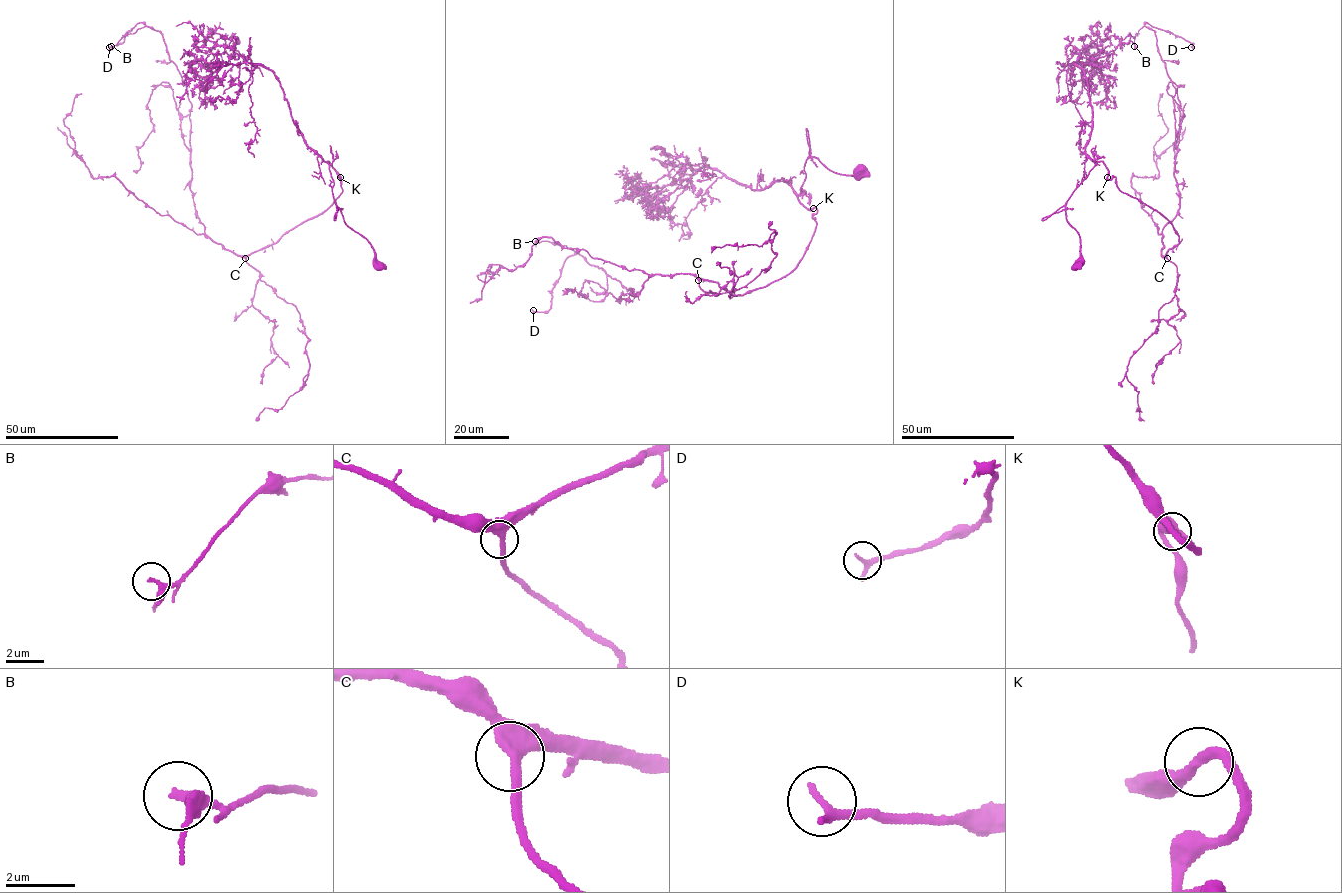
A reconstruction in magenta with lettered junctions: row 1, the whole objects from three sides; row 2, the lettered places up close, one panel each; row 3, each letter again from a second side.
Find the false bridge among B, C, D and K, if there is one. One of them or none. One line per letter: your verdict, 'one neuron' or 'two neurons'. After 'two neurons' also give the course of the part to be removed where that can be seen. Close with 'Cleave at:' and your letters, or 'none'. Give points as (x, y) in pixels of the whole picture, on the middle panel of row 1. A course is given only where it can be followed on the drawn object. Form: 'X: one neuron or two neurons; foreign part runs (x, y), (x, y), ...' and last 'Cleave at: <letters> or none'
B: one neuron
C: one neuron
D: one neuron
K: one neuron
Cleave at: none

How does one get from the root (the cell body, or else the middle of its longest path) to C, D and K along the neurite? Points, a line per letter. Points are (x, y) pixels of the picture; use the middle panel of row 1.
C: (860, 171), (842, 175), (806, 160), (798, 200), (816, 209), (816, 226), (789, 273), (736, 295), (698, 280)
D: (860, 171), (806, 160), (815, 231), (764, 286), (653, 274), (633, 295), (575, 253), (533, 311)
K: (860, 171), (855, 175), (836, 173), (817, 158), (808, 157), (798, 200), (807, 209), (813, 207)

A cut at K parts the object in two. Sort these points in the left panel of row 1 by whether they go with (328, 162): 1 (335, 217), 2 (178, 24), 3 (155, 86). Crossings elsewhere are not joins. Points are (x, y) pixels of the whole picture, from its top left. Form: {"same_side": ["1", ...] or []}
{"same_side": ["1", "2"]}

